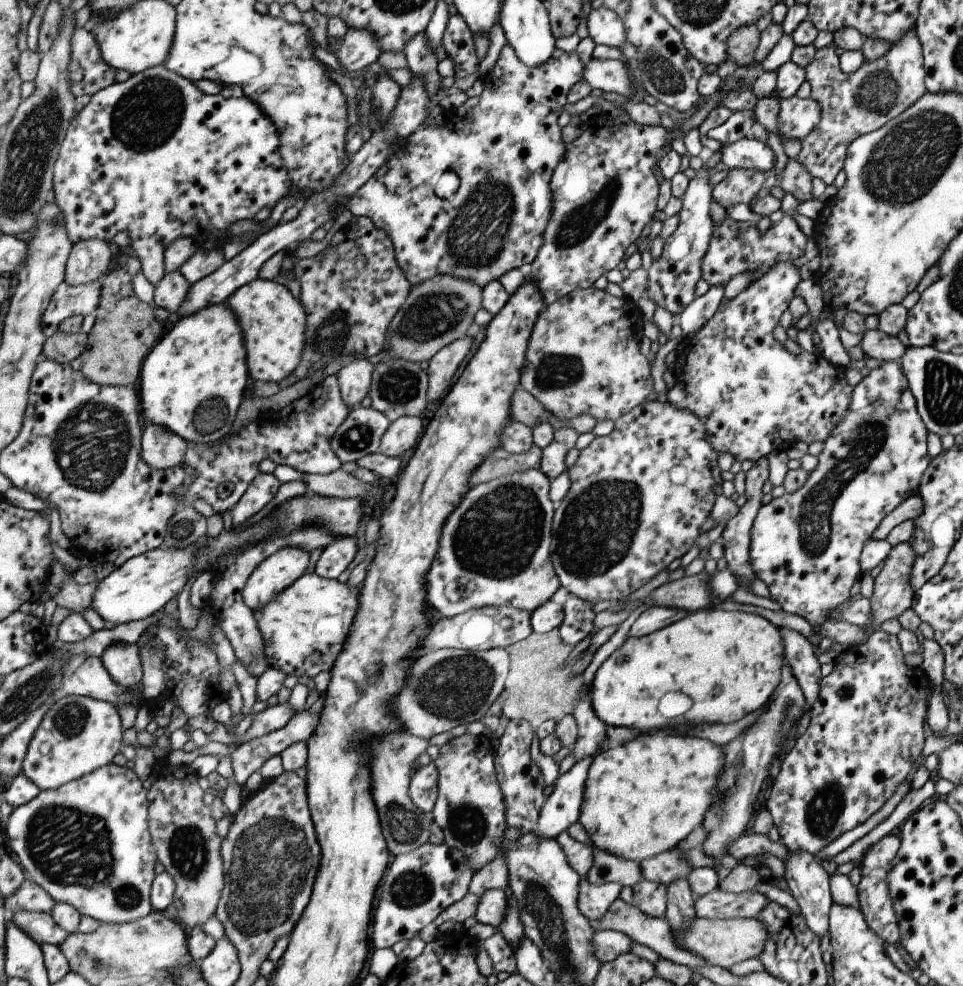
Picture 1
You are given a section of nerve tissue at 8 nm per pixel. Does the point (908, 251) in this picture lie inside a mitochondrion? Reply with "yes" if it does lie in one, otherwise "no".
no

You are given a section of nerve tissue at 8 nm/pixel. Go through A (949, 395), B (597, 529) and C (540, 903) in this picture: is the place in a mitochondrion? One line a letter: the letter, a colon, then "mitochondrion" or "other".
A: mitochondrion
B: mitochondrion
C: mitochondrion

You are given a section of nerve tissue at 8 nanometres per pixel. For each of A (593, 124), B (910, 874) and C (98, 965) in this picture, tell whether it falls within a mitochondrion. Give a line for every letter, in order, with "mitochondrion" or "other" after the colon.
A: other
B: other
C: mitochondrion

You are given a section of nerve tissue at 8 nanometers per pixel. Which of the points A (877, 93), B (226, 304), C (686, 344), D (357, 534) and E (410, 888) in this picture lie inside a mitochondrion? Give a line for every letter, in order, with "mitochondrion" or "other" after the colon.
A: mitochondrion
B: other
C: other
D: other
E: mitochondrion

